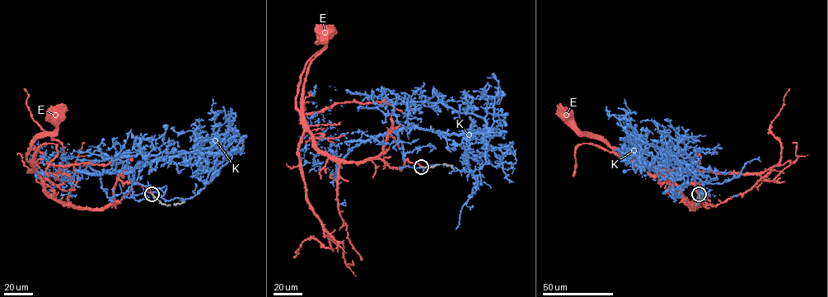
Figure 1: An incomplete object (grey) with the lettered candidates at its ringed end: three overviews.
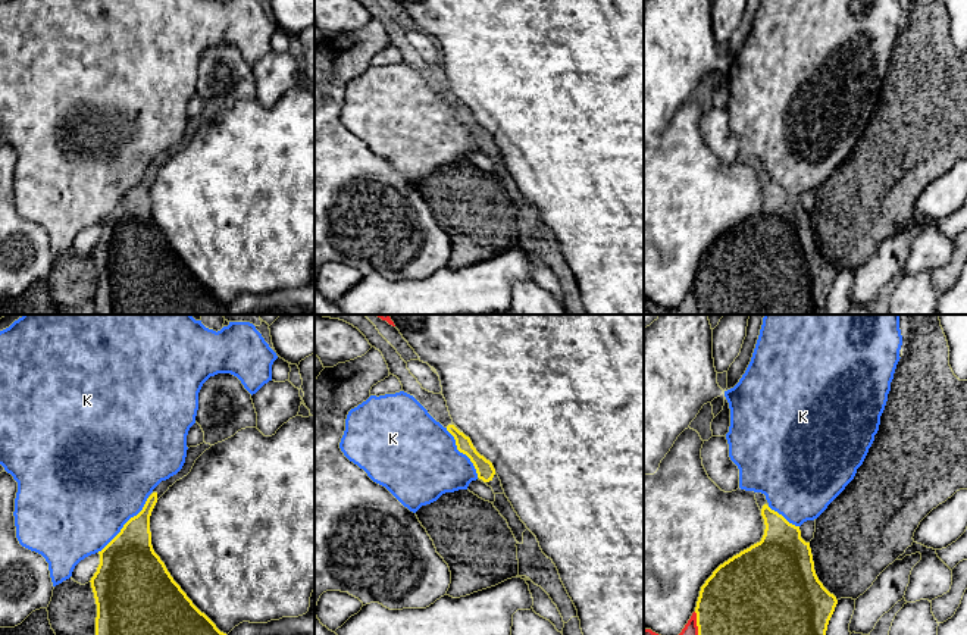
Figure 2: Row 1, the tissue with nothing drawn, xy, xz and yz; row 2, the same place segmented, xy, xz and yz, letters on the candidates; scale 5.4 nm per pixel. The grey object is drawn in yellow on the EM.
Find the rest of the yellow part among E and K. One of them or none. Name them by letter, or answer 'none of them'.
E

